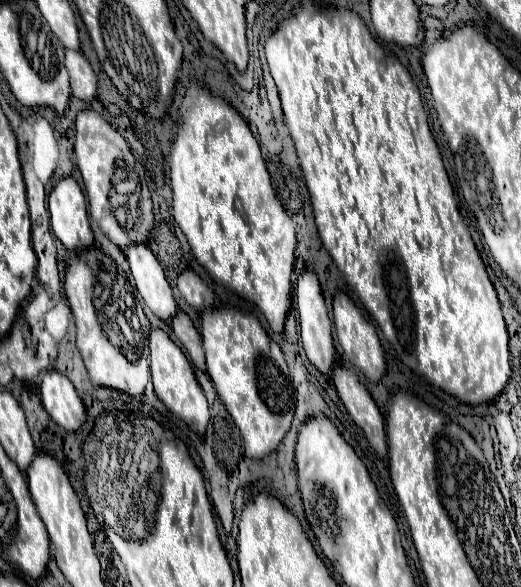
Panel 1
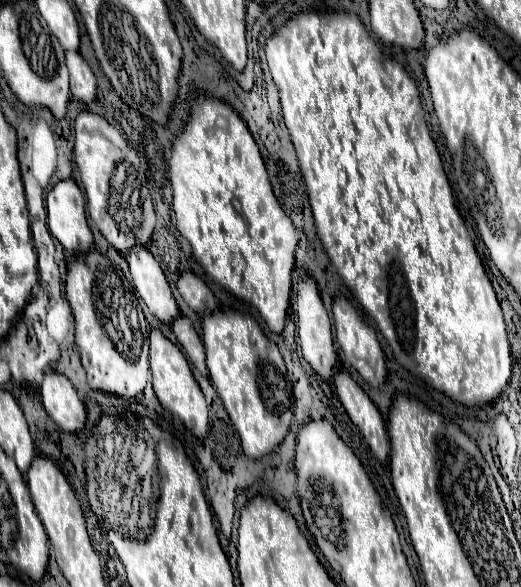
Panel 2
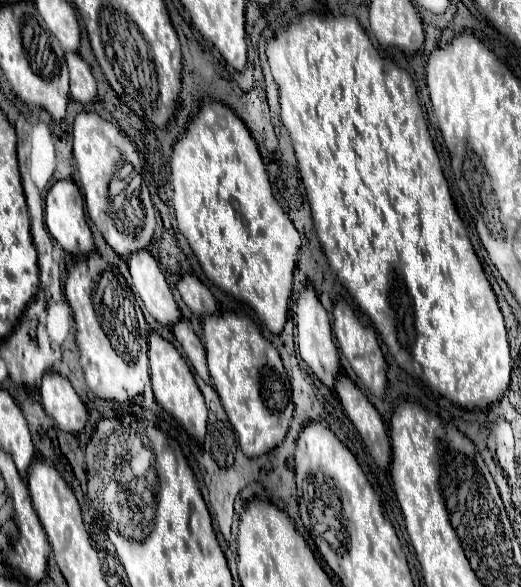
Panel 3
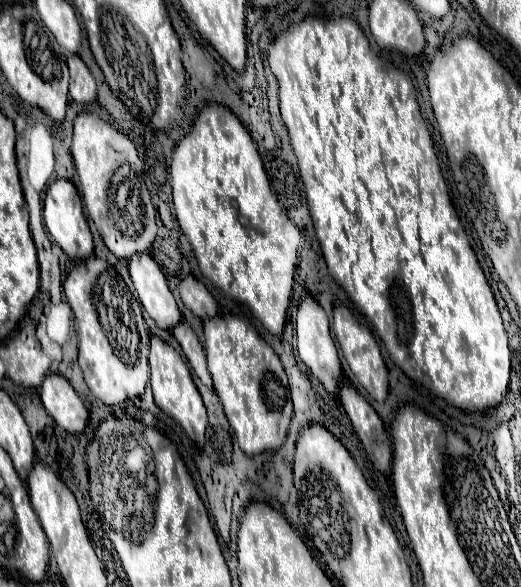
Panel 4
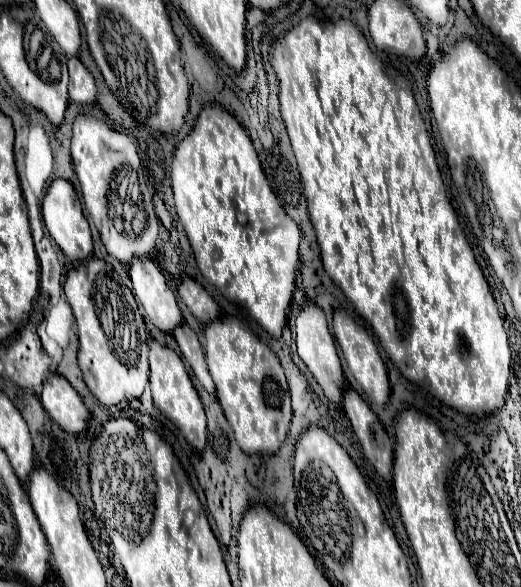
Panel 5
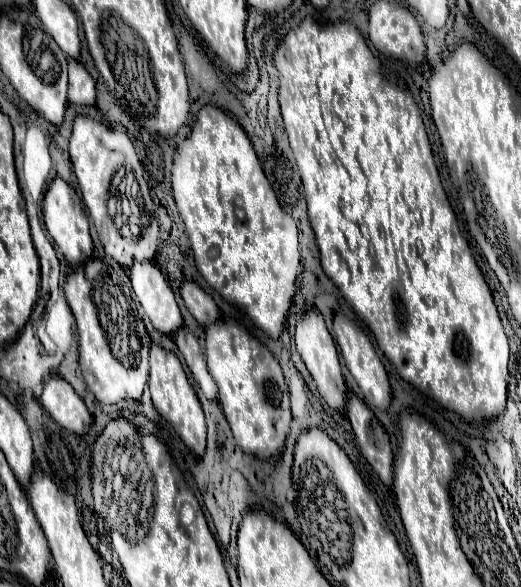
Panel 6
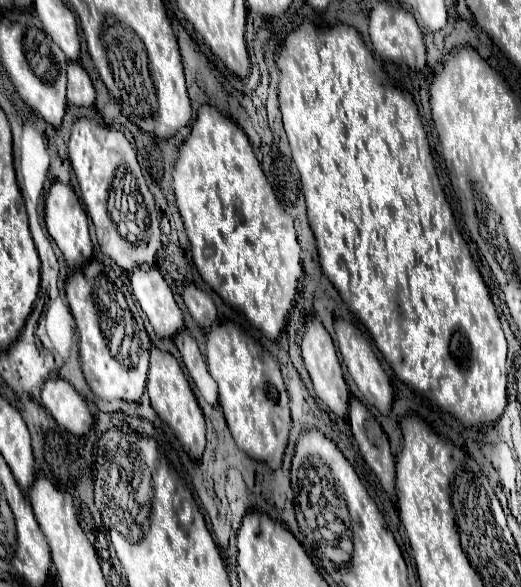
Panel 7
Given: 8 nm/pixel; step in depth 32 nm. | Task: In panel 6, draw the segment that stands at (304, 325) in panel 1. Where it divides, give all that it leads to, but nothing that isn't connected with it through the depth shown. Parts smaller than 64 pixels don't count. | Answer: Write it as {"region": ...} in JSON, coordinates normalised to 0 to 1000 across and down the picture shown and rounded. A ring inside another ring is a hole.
{"region":[[[595,528],[595,532],[576,538],[572,555],[568,555],[568,589],[572,589],[572,600],[576,600],[580,613],[583,613],[595,641],[607,651],[610,671],[622,678],[622,685],[633,695],[641,695],[641,698],[649,698],[656,705],[660,695],[664,695],[668,661],[660,654],[660,641],[656,641],[656,630],[653,630],[653,613],[649,613],[649,600],[645,600],[641,579],[633,572],[633,566],[626,562],[622,542],[607,528]]]}

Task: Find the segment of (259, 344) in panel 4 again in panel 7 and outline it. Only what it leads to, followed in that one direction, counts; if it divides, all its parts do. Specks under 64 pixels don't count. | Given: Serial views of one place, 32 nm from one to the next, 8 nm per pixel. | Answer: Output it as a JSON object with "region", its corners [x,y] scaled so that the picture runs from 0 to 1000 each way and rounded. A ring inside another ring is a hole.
{"region":[[[418,549],[395,566],[395,620],[422,661],[418,685],[457,763],[522,801],[537,797],[557,739],[557,695],[534,617],[449,549]]]}

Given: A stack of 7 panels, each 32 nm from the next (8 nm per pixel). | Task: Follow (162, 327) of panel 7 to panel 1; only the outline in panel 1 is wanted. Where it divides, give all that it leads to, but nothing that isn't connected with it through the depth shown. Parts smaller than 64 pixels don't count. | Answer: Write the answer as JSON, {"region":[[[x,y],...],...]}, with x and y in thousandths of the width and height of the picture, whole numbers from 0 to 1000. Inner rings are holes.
{"region":[[[257,416],[238,426],[242,443],[250,446],[250,463],[257,470],[261,494],[276,508],[280,521],[315,549],[330,545],[342,532],[342,521],[330,508],[330,491],[319,477],[319,467],[280,416]]]}

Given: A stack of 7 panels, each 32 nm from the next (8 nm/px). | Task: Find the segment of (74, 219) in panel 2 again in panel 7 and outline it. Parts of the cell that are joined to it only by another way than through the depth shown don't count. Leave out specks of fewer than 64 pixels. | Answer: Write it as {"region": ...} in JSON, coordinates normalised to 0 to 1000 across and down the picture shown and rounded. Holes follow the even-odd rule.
{"region":[[[104,310],[96,317],[96,327],[88,334],[84,375],[88,375],[92,399],[111,416],[111,422],[123,433],[131,453],[154,457],[154,453],[161,453],[177,440],[177,412],[173,412],[173,399],[169,399],[169,368],[165,368],[161,354],[157,354],[157,348],[154,348],[154,341],[142,330],[142,324],[138,324],[134,313]]]}

